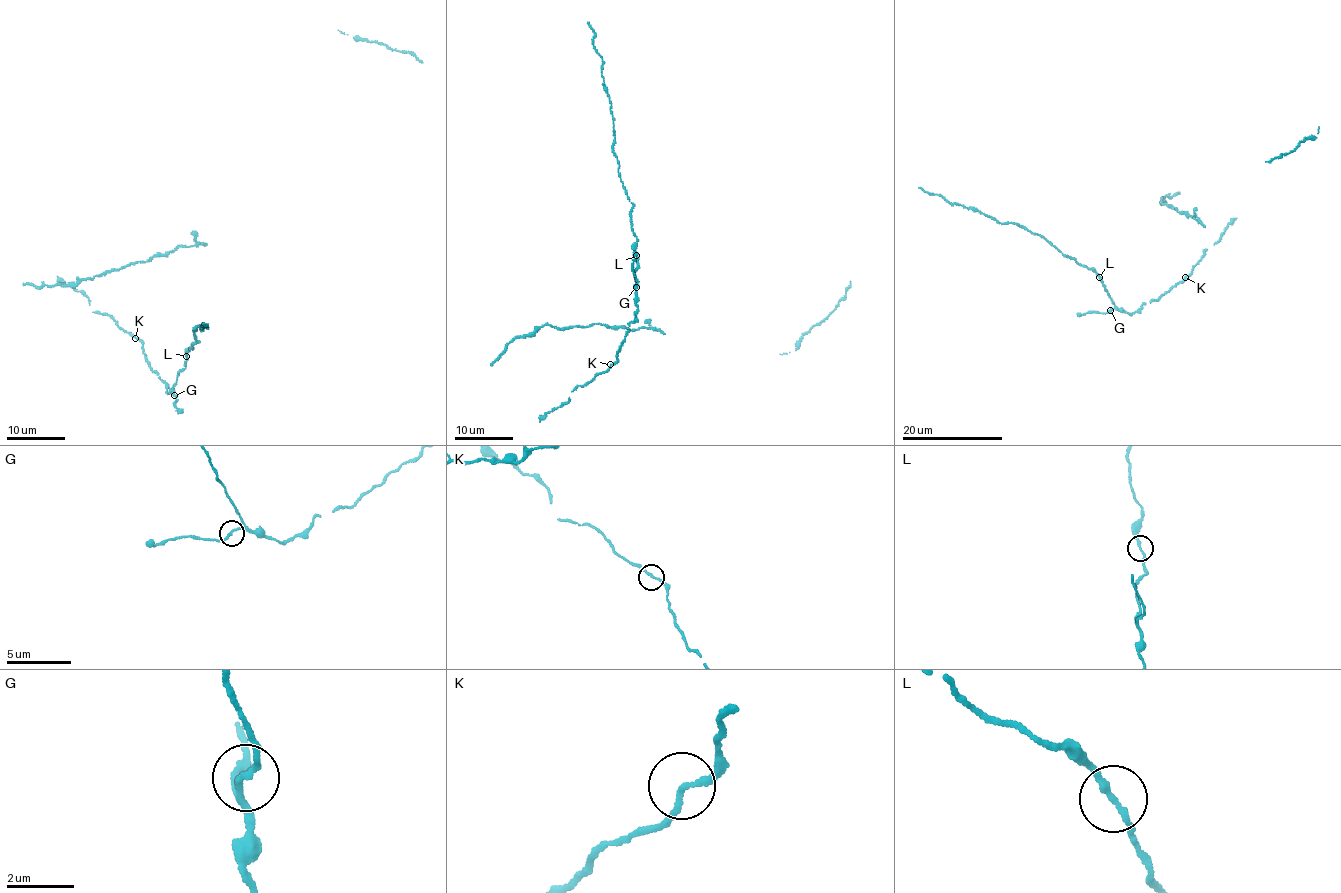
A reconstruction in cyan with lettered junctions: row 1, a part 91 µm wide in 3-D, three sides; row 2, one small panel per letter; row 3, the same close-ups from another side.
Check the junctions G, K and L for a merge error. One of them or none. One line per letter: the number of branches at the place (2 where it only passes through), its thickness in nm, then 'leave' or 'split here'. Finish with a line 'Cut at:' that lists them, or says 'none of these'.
G: branches 2; calibre 160 nm; leave
K: branches 2; calibre 160 nm; leave
L: branches 2; calibre 160 nm; leave
Cut at: none of these

